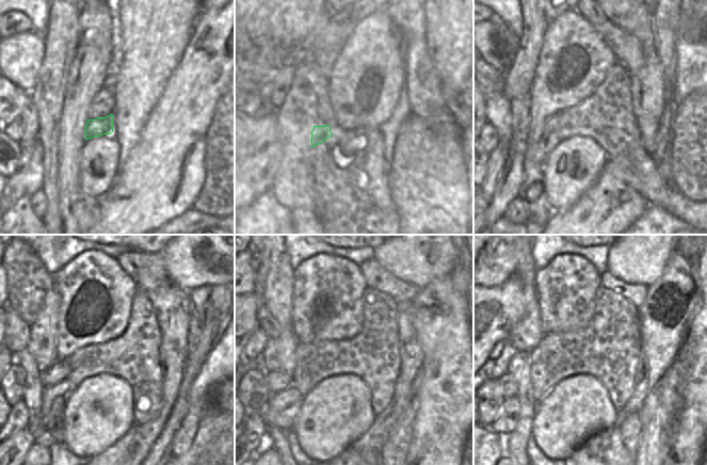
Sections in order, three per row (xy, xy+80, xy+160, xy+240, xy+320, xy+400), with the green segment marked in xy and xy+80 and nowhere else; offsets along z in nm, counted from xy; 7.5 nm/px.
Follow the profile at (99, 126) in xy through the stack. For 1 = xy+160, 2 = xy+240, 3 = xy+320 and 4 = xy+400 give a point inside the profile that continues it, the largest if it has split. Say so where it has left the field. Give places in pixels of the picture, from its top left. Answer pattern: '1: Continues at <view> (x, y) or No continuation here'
1: Continues at xy+160 (548, 142)
2: Continues at xy+240 (54, 398)
3: Continues at xy+320 (287, 403)
4: Continues at xy+400 (507, 420)

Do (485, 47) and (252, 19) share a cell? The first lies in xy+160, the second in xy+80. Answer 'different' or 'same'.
different

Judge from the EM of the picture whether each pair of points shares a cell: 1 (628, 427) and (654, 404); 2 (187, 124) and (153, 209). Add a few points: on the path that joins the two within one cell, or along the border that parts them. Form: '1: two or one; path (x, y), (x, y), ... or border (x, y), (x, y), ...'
1: two; border (639, 412), (641, 429), (637, 442)
2: one; path (172, 145), (166, 167), (153, 188)

